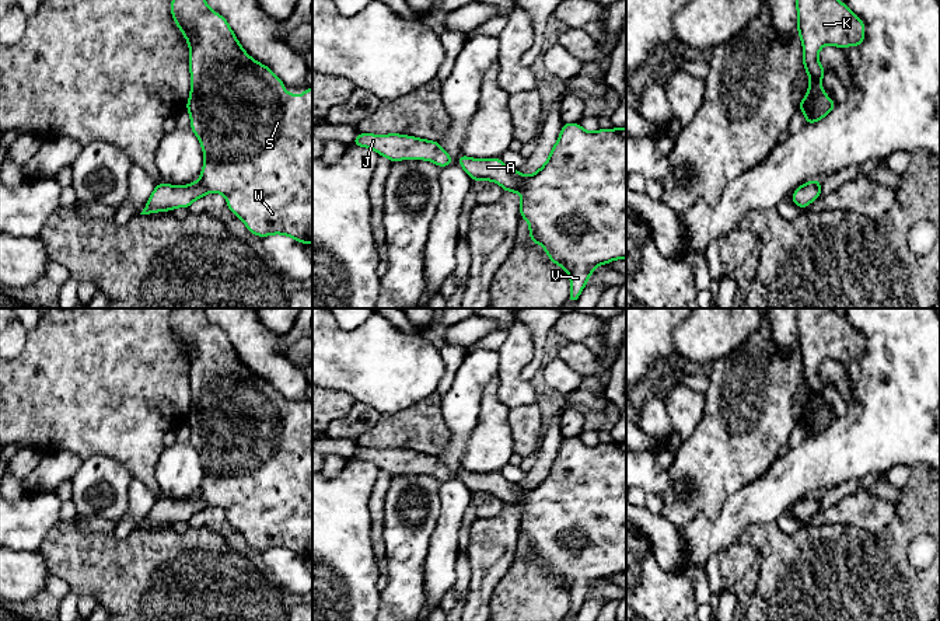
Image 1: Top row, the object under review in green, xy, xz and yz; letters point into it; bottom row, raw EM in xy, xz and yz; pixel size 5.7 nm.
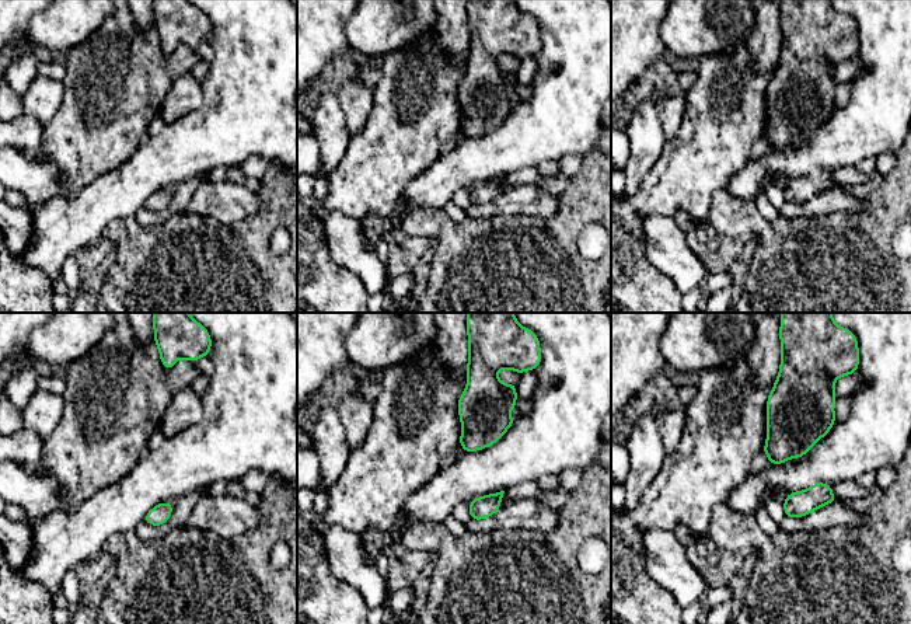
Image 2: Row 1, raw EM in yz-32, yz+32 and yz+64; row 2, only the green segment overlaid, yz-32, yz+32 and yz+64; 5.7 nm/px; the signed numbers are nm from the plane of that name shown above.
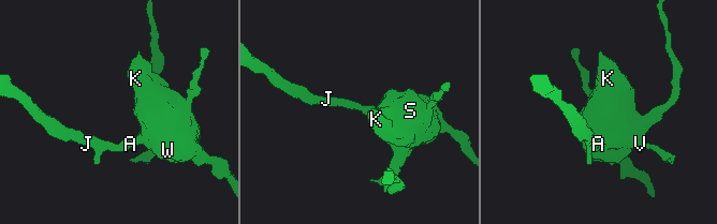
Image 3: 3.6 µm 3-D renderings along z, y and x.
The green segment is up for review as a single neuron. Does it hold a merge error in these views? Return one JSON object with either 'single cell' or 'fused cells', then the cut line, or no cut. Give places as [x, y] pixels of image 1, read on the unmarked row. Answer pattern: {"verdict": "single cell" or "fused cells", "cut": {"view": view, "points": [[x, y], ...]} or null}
{"verdict": "single cell", "cut": null}

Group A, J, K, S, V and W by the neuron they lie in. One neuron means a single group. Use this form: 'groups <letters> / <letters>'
groups A J K S V W

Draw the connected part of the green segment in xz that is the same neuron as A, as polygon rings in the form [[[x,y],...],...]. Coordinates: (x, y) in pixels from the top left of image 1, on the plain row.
[[[563,437],[546,477],[531,489],[506,481],[502,472],[481,474],[461,468],[458,477],[474,495],[495,495],[503,505],[521,509],[520,531],[528,535],[530,554],[542,559],[549,573],[570,590],[567,617],[577,615],[597,580],[626,573],[626,442],[587,446],[580,437]]]

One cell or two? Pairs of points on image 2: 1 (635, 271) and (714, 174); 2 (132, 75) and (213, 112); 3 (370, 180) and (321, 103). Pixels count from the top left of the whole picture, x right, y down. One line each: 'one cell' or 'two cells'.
1: one cell
2: two cells
3: two cells

